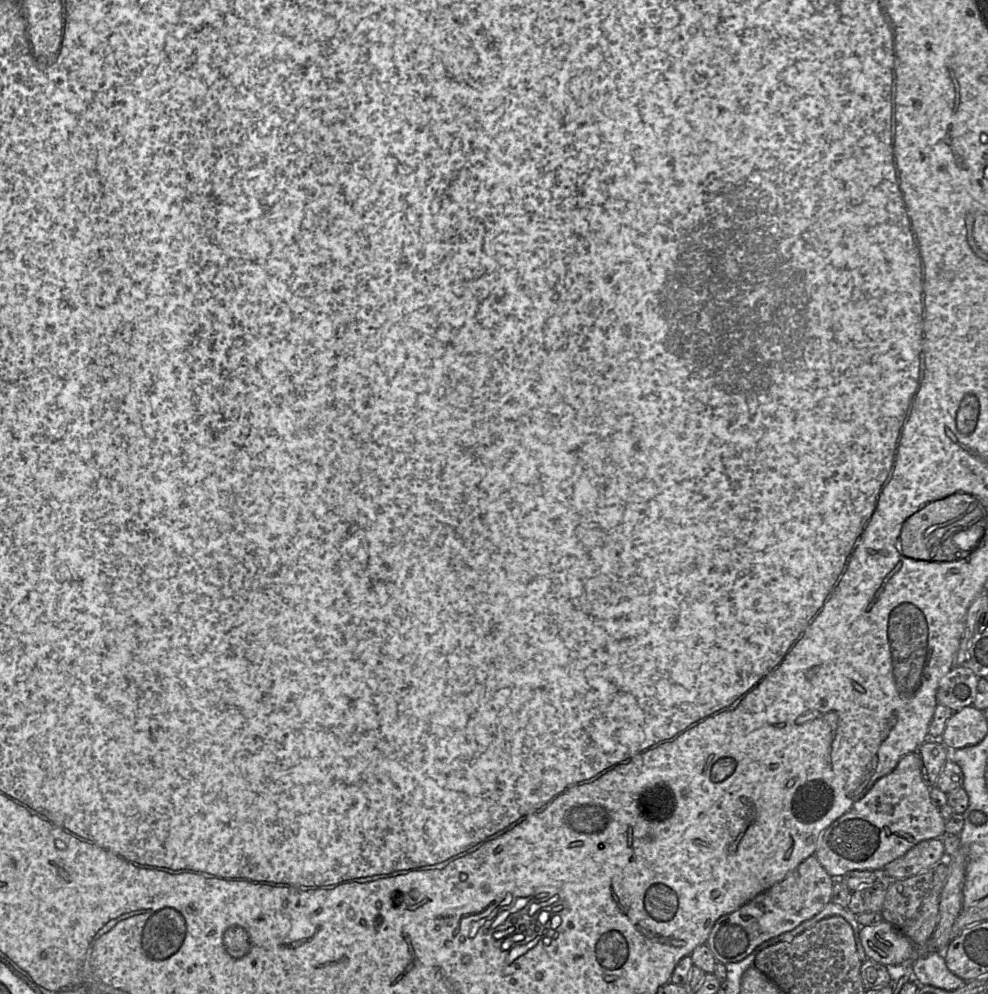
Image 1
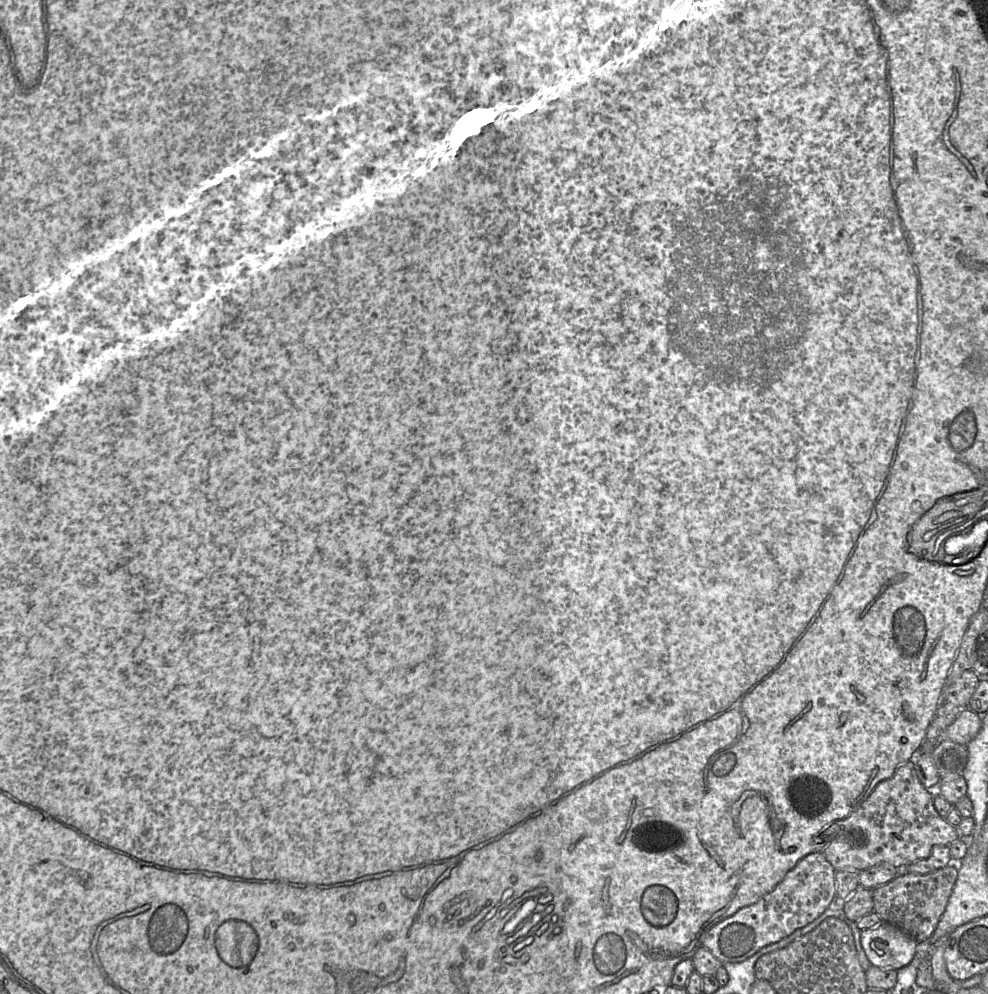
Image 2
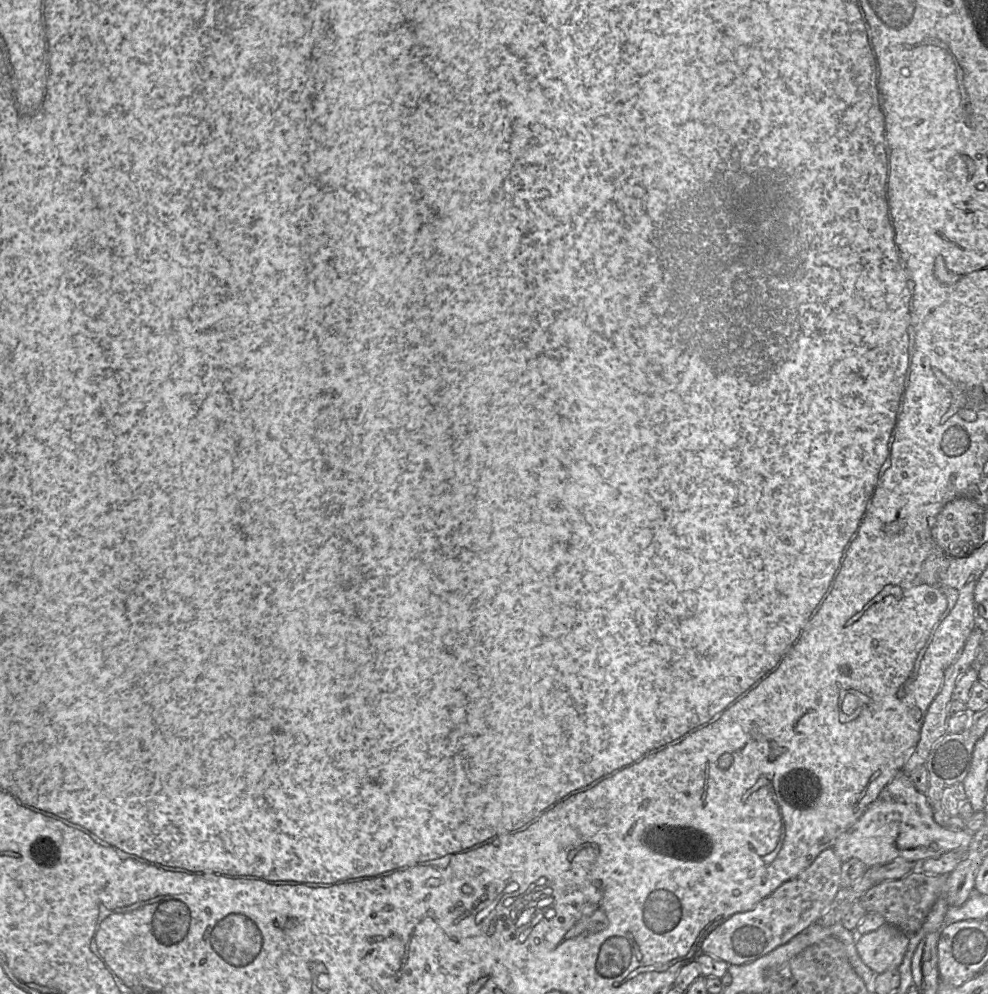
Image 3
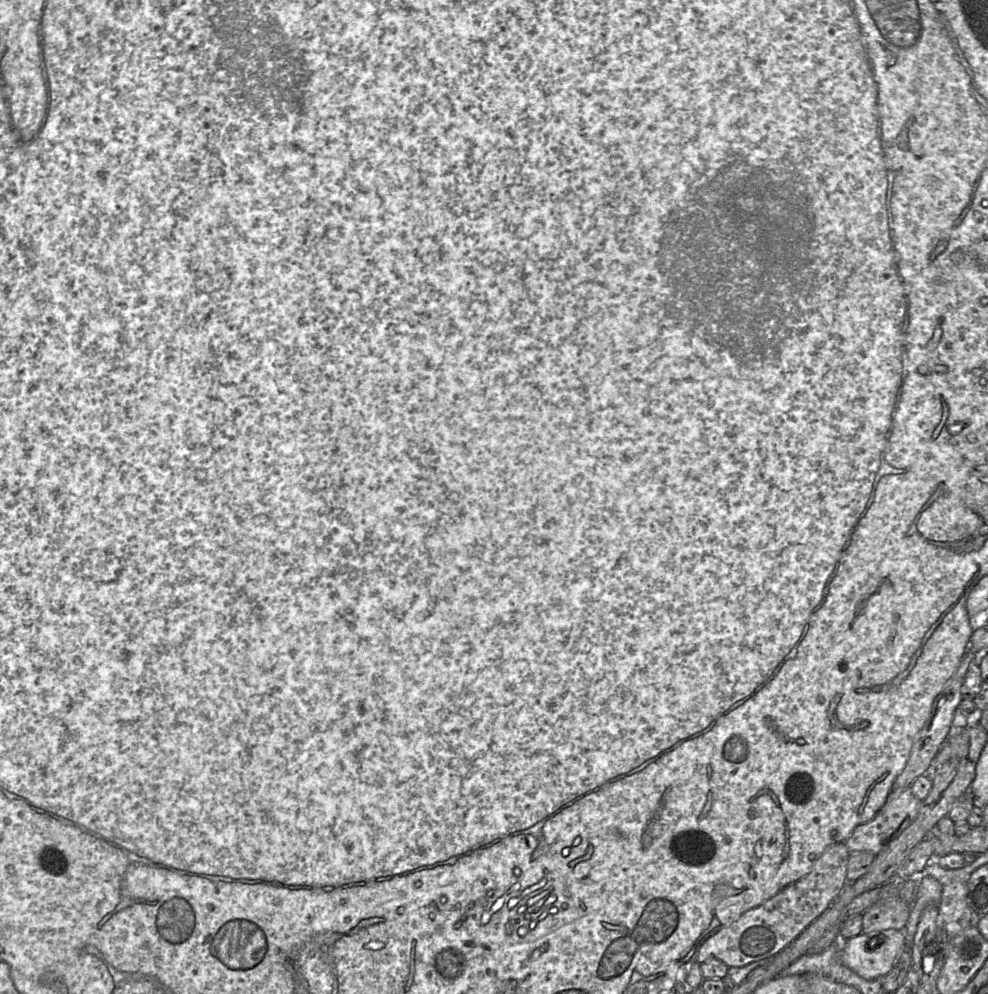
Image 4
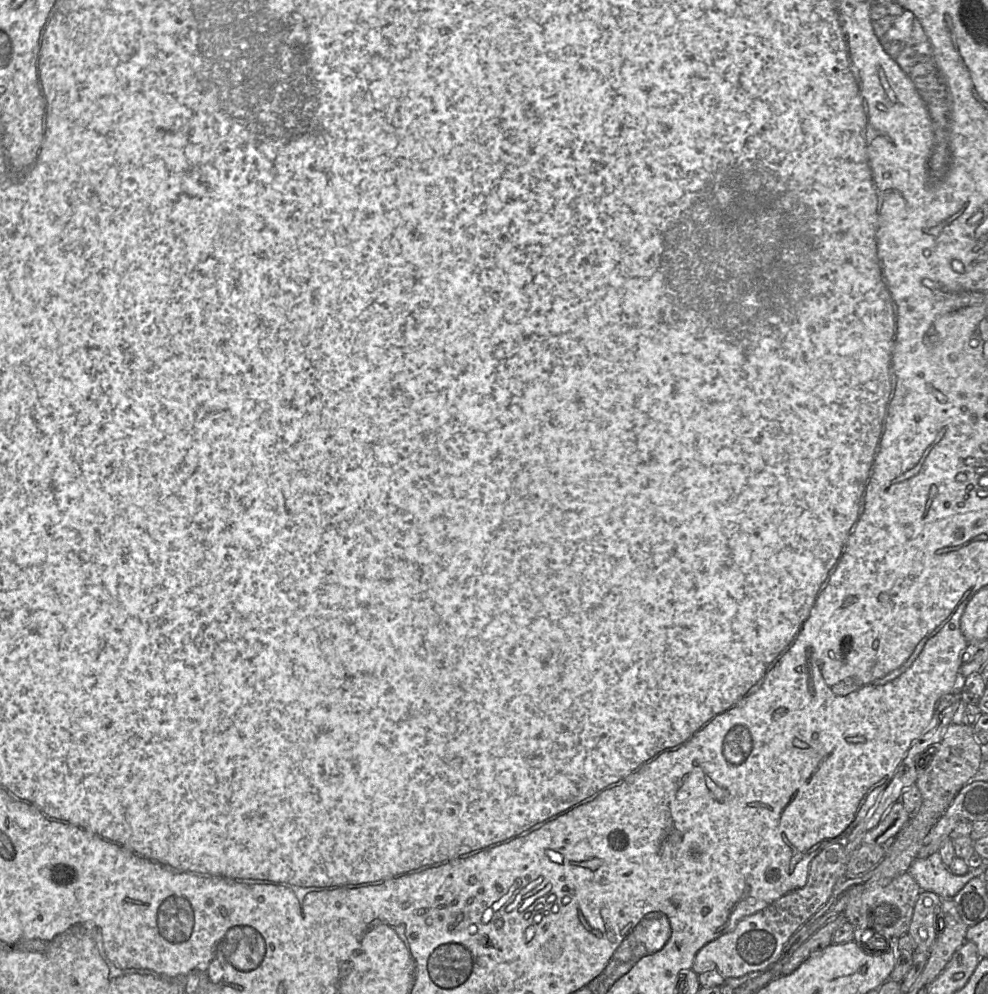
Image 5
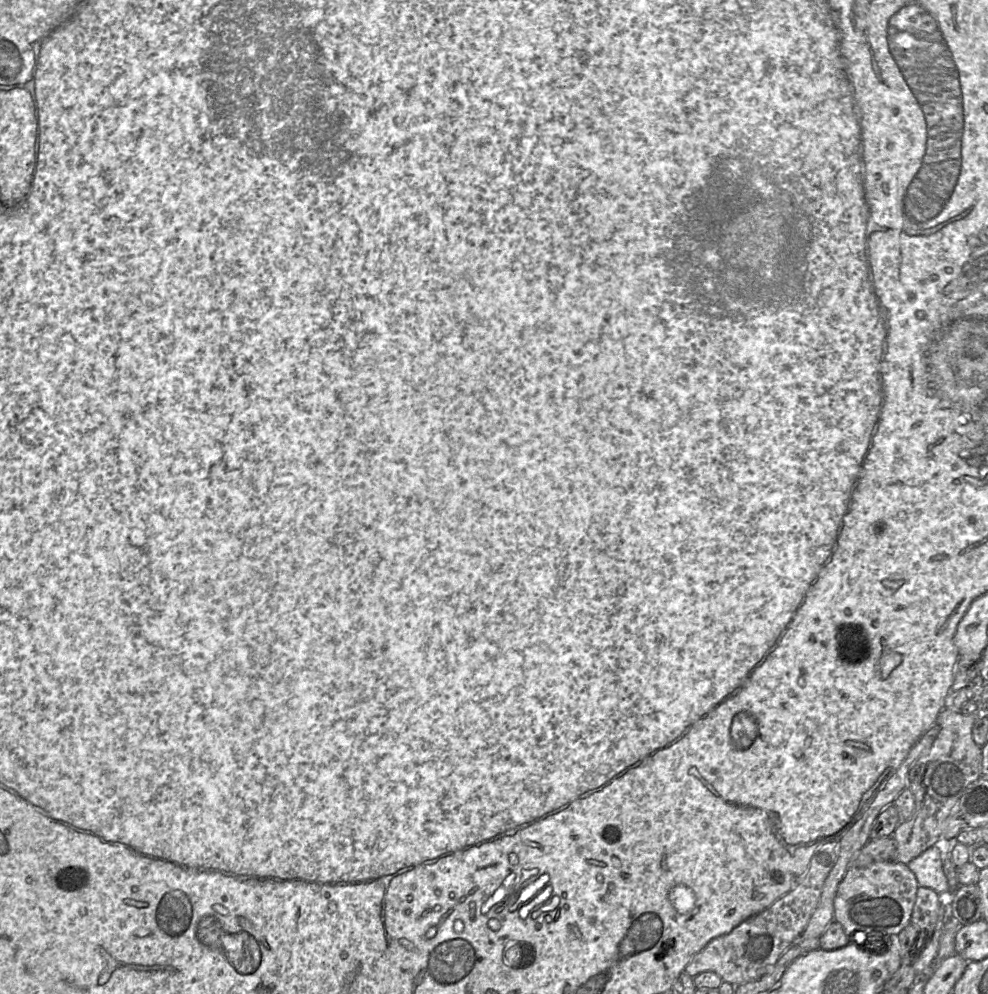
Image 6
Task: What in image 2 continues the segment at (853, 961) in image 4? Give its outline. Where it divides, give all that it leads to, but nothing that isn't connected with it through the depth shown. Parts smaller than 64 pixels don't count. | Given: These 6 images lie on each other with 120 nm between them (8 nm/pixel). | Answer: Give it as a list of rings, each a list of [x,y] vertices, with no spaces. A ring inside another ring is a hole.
[[[884,922],[862,930],[860,940],[872,965],[894,970],[907,966],[913,960],[918,944],[908,933]]]

